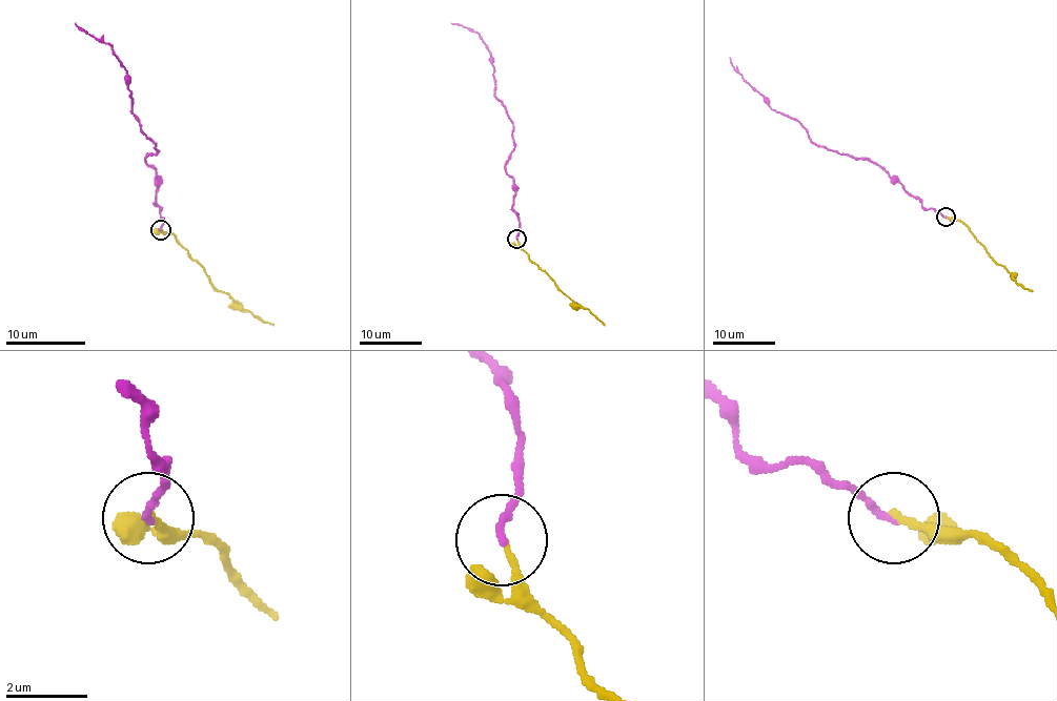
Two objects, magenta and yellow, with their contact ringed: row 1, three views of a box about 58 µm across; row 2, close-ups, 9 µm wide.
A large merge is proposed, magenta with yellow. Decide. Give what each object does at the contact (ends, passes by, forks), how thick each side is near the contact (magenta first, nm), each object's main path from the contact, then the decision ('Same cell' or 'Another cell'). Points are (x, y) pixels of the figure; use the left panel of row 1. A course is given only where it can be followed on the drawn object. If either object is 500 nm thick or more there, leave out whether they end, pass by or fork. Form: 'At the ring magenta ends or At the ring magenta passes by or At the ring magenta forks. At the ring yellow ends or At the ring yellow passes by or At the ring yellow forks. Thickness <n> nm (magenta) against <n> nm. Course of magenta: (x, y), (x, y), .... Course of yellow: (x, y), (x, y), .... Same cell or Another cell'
At the ring magenta ends. At the ring yellow ends. Thickness 180 nm (magenta) against 140 nm. Course of magenta: (161, 230), (159, 180), (144, 160), (157, 152), (133, 112), (123, 62), (75, 22). Course of yellow: (161, 230), (170, 232), (219, 290), (226, 292), (255, 315), (272, 326). Same cell

